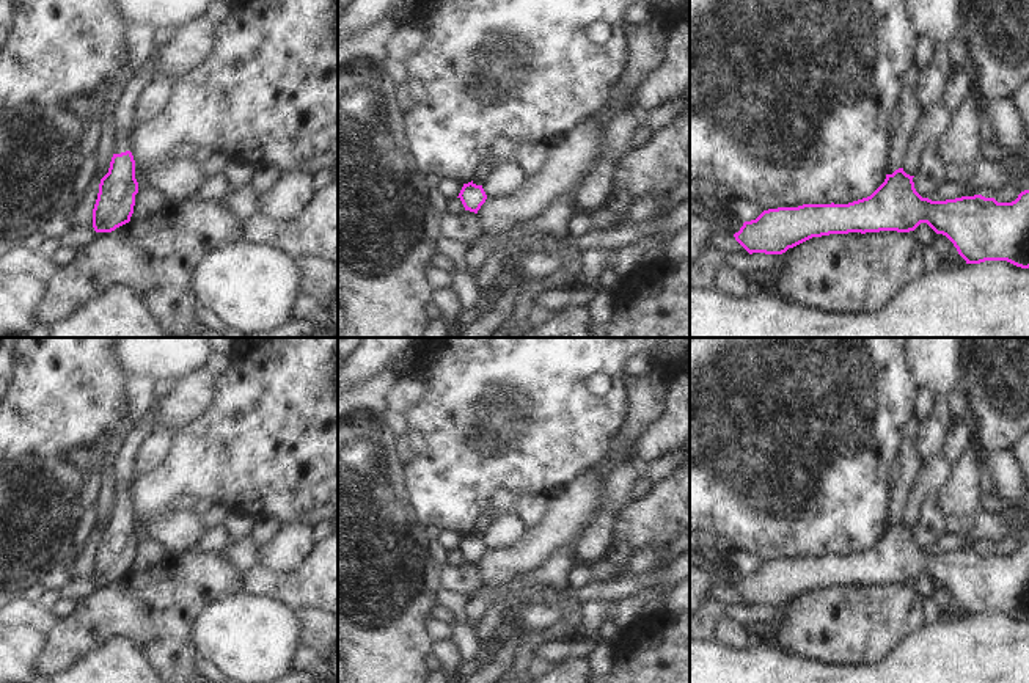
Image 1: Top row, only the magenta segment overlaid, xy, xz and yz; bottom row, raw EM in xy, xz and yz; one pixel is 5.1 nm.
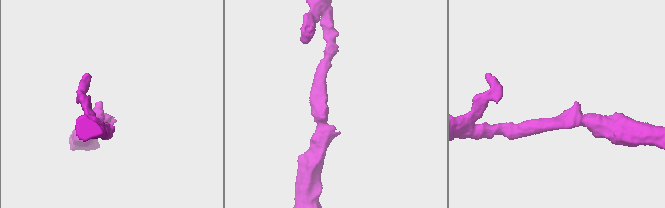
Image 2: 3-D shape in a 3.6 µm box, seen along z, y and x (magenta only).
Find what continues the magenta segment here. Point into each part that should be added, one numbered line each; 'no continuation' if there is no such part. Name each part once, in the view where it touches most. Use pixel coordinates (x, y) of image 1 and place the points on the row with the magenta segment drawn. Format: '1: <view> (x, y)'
no continuation.

